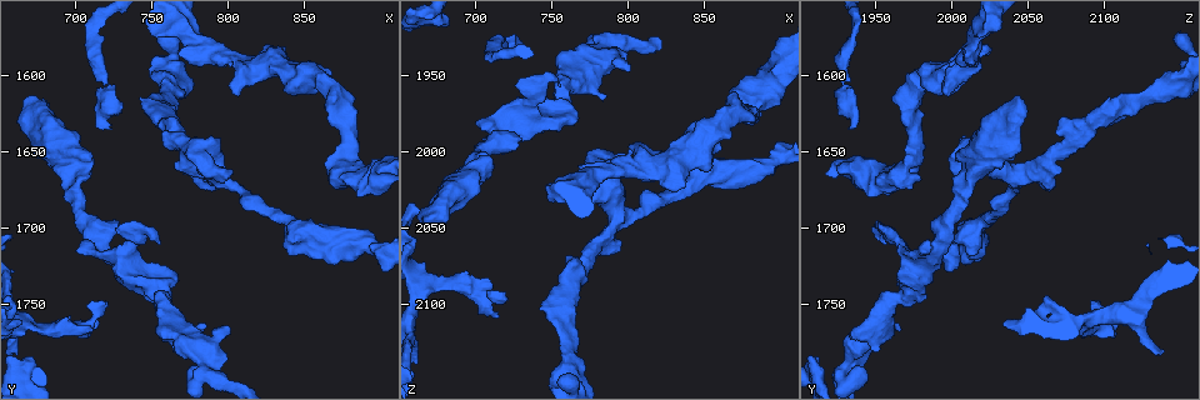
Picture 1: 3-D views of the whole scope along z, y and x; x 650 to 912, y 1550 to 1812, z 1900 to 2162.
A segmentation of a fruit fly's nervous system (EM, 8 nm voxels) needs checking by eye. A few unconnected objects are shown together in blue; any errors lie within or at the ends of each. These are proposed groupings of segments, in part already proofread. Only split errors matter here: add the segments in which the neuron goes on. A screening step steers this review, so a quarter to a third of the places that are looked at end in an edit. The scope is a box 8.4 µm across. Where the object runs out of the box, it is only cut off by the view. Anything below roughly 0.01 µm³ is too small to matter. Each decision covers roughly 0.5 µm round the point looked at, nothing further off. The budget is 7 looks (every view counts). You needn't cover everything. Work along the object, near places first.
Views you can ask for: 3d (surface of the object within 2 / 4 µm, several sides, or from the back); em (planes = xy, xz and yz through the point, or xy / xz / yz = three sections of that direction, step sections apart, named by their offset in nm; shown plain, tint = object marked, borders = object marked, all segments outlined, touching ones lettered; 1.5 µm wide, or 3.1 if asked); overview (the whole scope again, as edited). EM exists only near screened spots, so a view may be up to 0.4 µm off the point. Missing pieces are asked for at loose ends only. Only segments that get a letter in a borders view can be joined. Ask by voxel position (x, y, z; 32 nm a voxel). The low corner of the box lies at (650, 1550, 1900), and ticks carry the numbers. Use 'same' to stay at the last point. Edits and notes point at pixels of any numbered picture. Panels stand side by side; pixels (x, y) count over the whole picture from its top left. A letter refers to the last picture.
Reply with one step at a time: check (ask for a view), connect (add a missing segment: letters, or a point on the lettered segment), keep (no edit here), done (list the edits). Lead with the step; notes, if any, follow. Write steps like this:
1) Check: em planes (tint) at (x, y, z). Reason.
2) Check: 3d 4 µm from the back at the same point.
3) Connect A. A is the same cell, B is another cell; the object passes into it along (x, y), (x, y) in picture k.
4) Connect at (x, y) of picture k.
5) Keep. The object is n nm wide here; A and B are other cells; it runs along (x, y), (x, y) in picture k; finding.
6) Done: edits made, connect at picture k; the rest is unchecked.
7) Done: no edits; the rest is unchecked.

Check: 3d 2 µm from the back at (802, 1612, 1996). Stops while still wide.

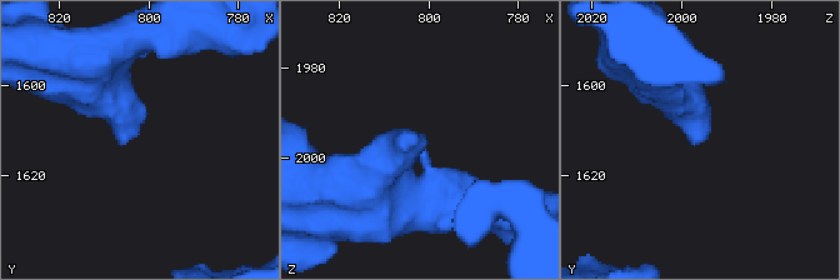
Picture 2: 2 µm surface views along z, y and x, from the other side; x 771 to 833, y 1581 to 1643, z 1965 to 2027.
Check: em xz step 4 (tint) at (802, 1611, 1995). Shape alone is not enough.

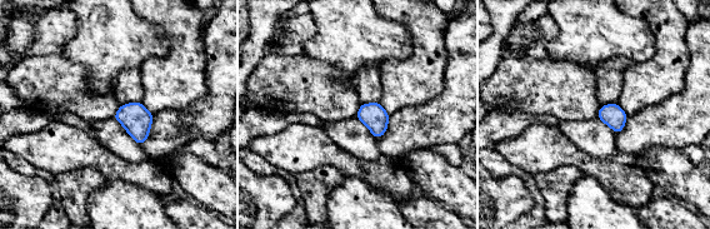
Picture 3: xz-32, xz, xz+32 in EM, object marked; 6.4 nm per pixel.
Check: em planes (borders) at the same point.

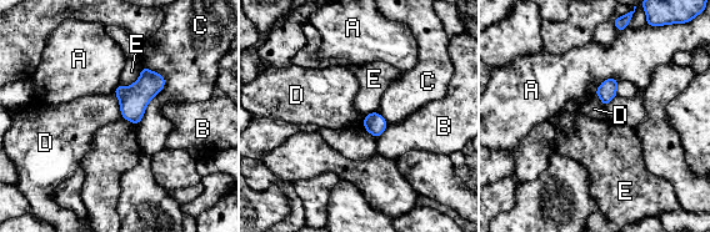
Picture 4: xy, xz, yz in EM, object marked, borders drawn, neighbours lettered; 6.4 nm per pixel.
Keep. A, B, C, D and E are other cells; a border runs along (114, 92), (118, 97), (121, 116) in picture 4; no lettered segment goes on from it.

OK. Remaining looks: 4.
Check: 3d 2 µm at (710, 1652, 2002). Thick end.

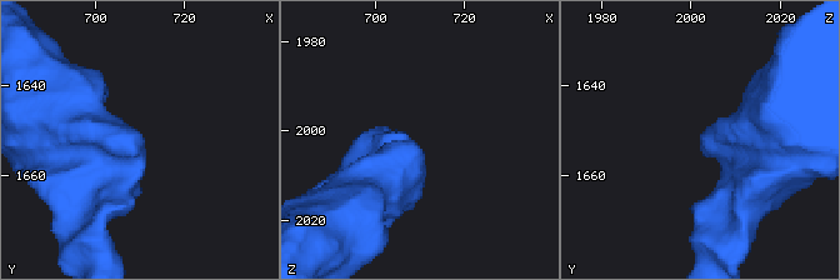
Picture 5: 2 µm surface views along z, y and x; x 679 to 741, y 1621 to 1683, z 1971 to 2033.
Check: em planes (tint) at (709, 1652, 2003).

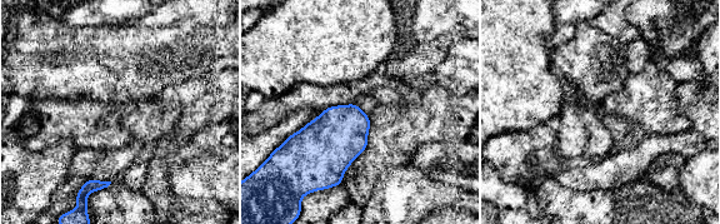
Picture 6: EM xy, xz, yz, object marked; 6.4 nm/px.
Check: em planes (borders) at the same point.

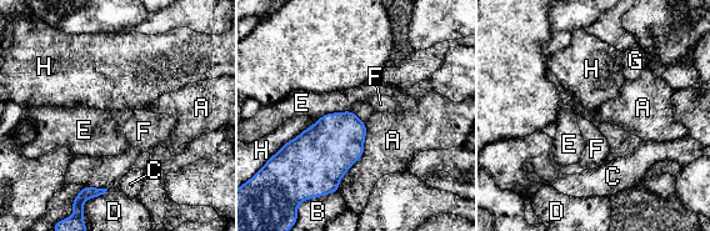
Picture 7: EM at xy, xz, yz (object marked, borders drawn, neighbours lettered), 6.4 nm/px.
Keep. The object is 300 nm wide here; A, B, C, D, E, F, G and H are other cells; a border runs along (310, 125), (286, 141), (276, 152) in picture 7; none of them fits.

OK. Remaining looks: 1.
Check: em planes (borders) at (668, 1614, 2042). Stops while still wide.

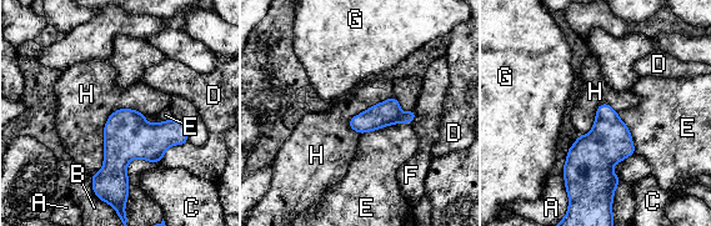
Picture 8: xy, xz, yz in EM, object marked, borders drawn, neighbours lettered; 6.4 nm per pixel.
Keep. A, B, C, D, E, F, G and H are other cells; a border runs along (143, 112), (109, 116), (91, 176) in picture 8; none of them fits.

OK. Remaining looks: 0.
Done: no edits; the rest is unchecked.

